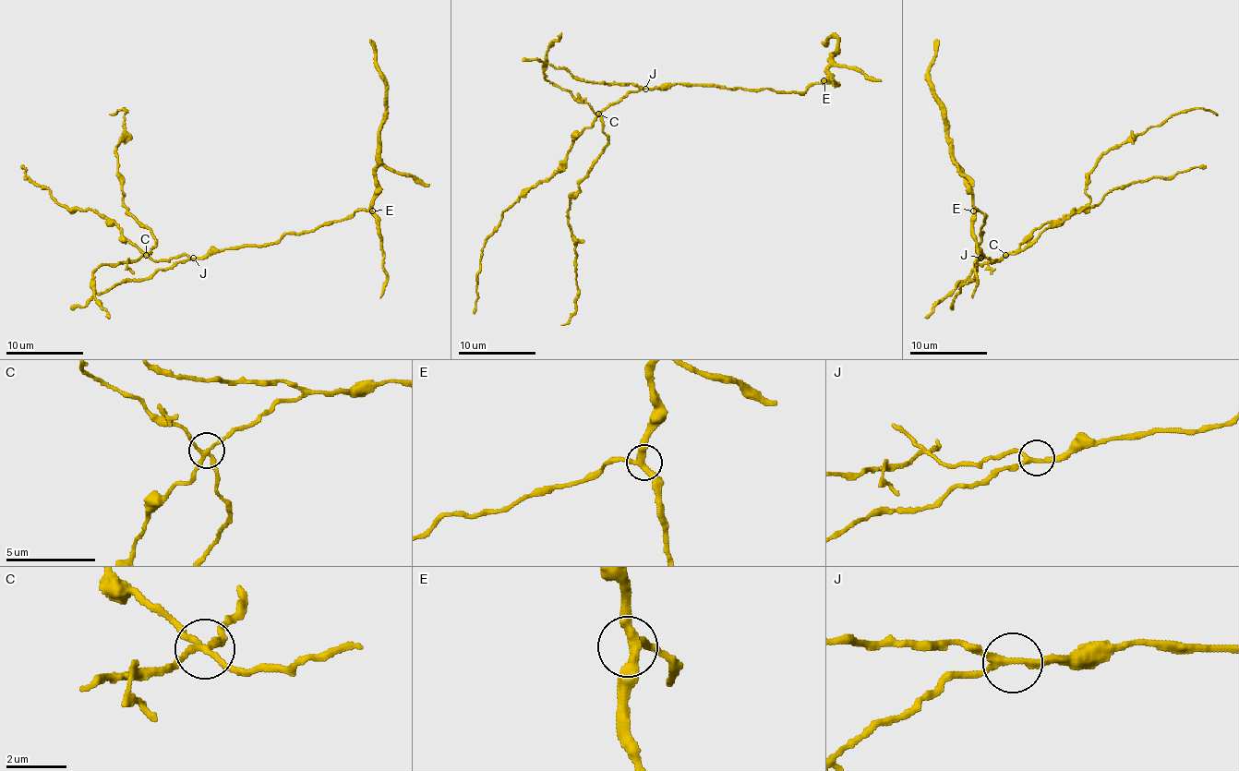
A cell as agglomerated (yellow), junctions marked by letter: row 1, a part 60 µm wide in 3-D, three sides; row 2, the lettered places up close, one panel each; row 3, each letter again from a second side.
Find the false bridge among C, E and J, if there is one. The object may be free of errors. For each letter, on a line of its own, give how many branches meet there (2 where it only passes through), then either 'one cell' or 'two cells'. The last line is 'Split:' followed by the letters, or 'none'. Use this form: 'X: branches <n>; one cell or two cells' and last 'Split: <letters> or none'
C: branches 4; two cells
E: branches 3; one cell
J: branches 3; one cell
Split: C

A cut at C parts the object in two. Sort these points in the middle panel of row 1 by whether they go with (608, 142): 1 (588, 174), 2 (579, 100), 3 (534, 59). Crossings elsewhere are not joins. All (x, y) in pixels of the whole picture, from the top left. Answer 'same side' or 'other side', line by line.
1: same side
2: same side
3: other side

